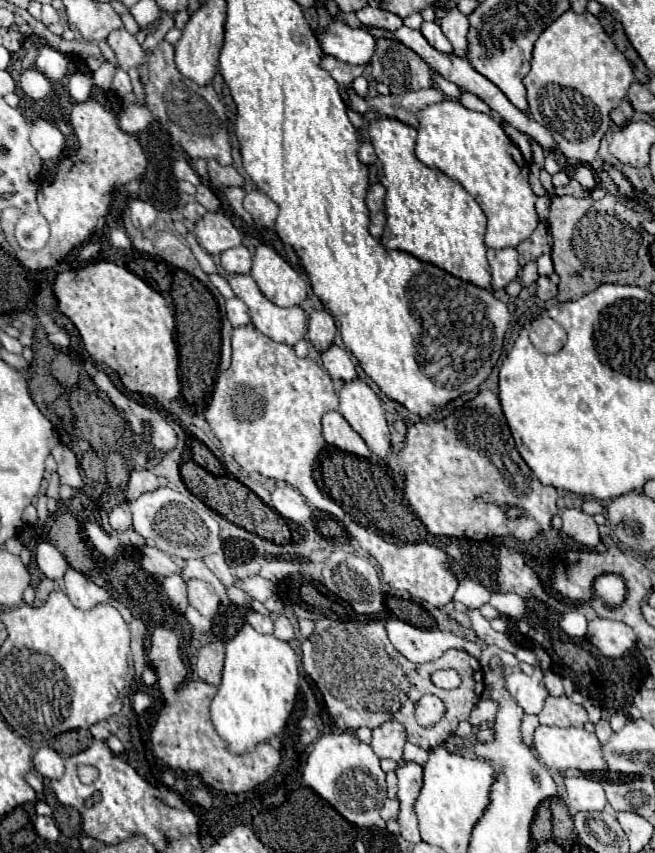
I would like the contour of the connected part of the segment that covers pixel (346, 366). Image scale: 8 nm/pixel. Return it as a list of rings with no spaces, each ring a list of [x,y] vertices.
[[[337,344],[329,346],[321,354],[321,360],[323,360],[323,366],[327,368],[327,372],[331,374],[333,380],[349,382],[349,380],[357,378],[357,372],[355,372],[355,366],[351,362],[351,356],[343,348],[339,348]]]

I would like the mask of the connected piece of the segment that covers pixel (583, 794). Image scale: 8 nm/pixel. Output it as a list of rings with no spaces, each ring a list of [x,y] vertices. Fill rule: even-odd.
[[[567,776],[565,790],[567,790],[567,806],[573,812],[579,812],[579,810],[595,812],[595,810],[603,810],[607,804],[603,786],[591,778]]]

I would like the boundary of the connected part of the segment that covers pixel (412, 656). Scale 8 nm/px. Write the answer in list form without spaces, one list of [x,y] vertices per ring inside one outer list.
[[[391,618],[385,624],[387,636],[393,642],[393,646],[411,662],[431,662],[441,658],[441,654],[445,654],[449,648],[459,648],[469,652],[471,656],[479,658],[481,656],[481,648],[467,640],[461,638],[453,632],[441,632],[441,630],[423,630],[423,628],[415,628],[403,620]]]

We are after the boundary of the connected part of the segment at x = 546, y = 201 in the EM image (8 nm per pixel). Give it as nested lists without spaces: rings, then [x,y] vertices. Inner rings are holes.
[[[538,197],[535,203],[536,212],[540,222],[546,222],[549,216],[551,197]]]

